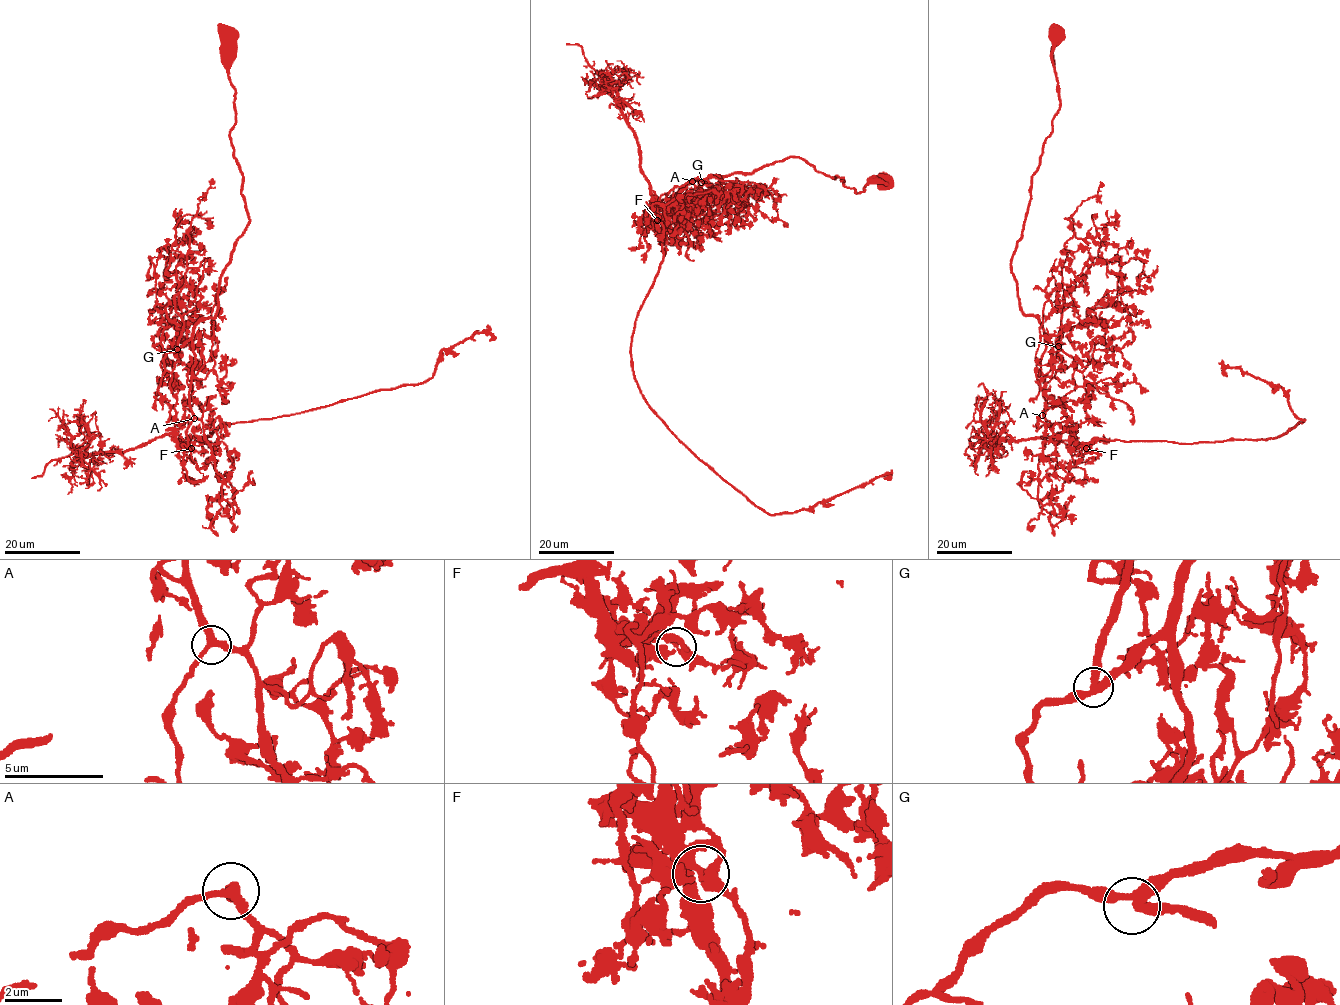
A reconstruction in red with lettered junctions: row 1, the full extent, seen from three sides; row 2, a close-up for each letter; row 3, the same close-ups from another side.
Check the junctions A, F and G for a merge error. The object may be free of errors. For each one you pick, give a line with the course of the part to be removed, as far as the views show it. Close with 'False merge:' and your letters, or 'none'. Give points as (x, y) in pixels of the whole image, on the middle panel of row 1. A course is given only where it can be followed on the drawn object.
F: Course of the part to remove: (657, 220), (662, 263), (631, 347), (634, 379), (669, 430), (770, 514), (811, 508), (883, 478)
False merge: F

